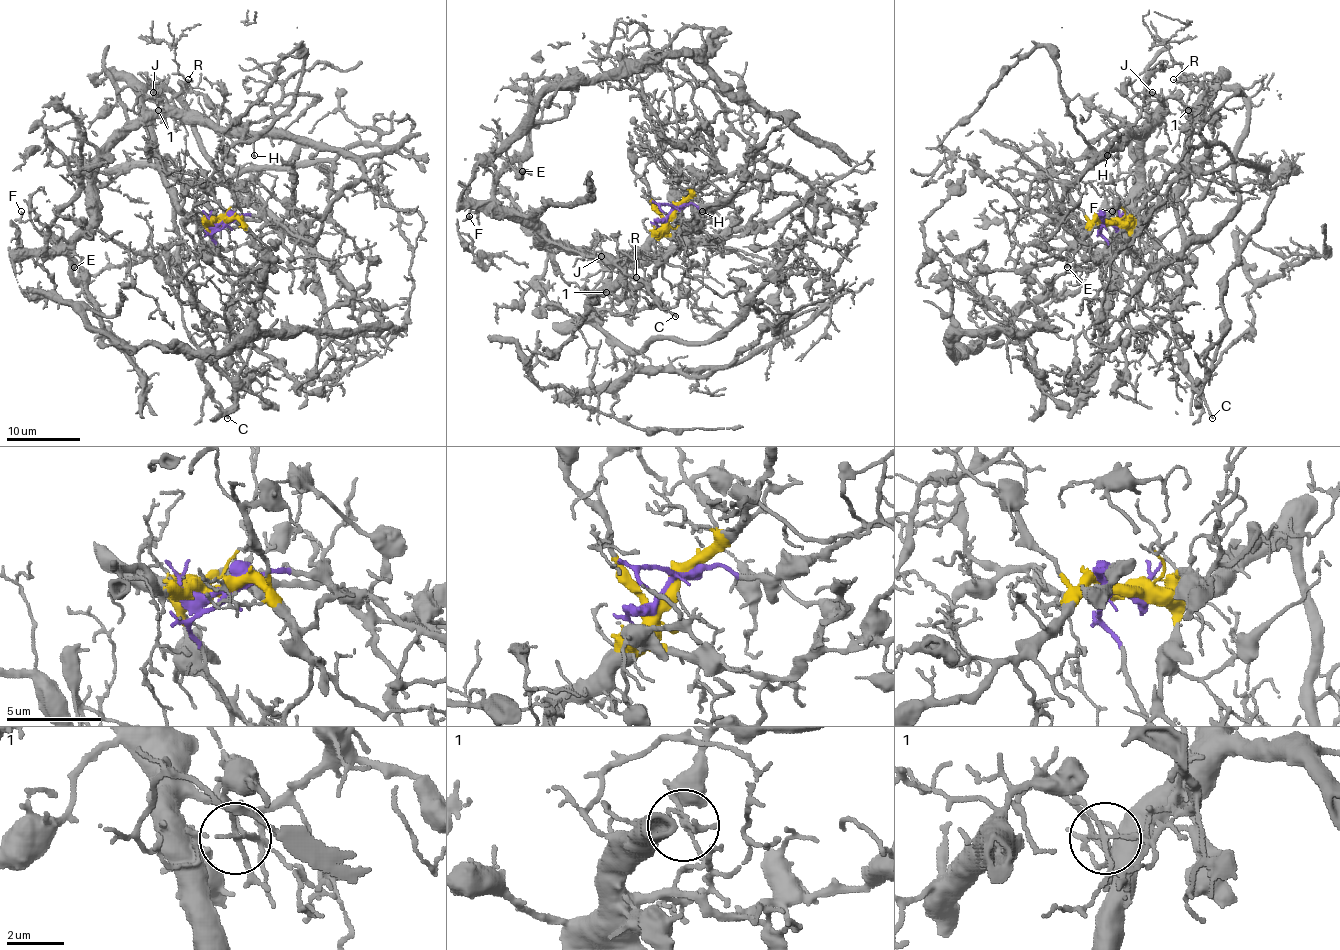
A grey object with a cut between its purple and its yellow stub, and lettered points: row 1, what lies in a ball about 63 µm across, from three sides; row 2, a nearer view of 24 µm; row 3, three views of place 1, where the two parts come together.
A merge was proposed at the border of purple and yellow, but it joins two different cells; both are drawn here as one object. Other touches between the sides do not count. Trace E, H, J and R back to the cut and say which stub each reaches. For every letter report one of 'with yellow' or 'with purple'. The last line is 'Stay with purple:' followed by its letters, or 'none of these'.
E: with purple
H: with purple
J: with purple
R: with yellow
Stay with purple: E, H, J

